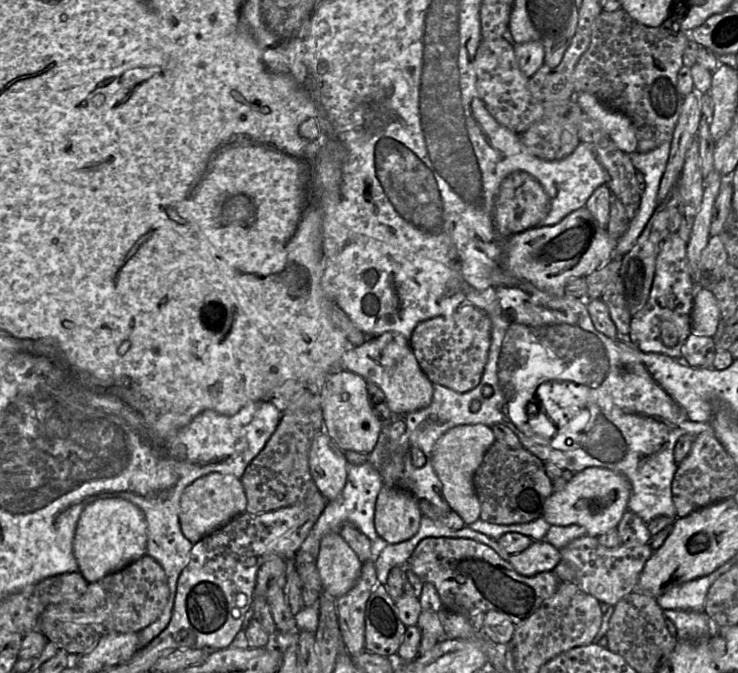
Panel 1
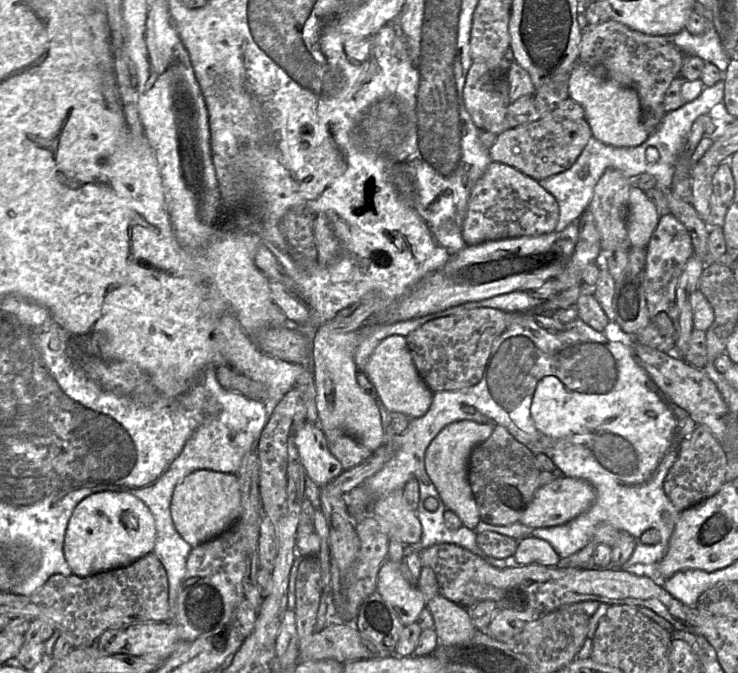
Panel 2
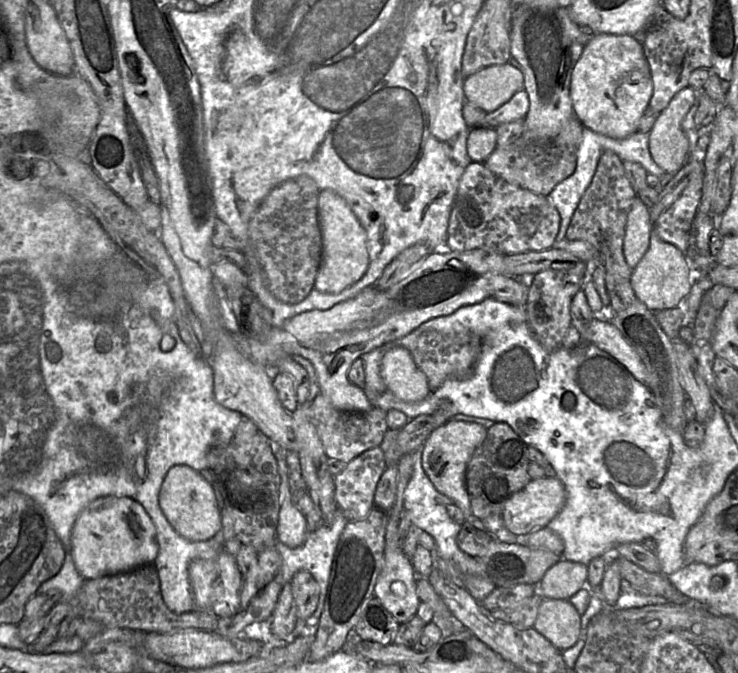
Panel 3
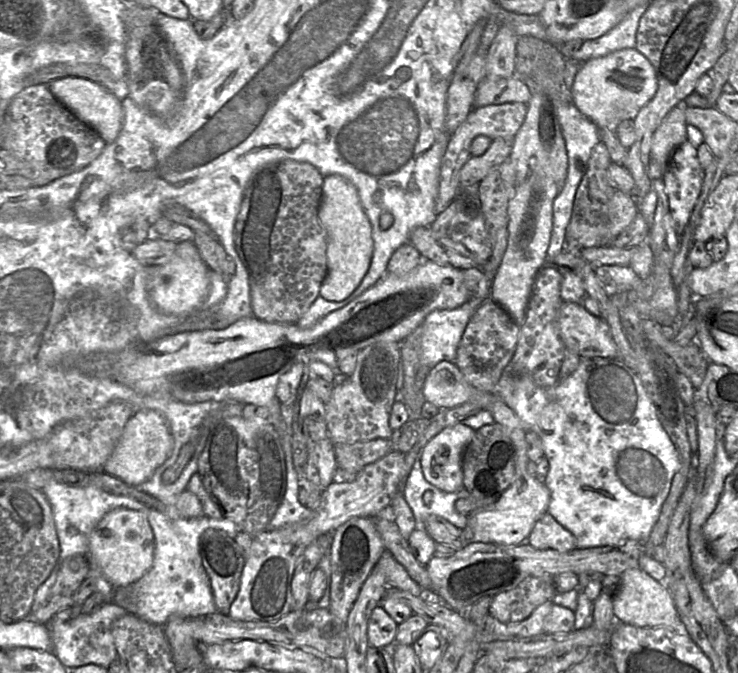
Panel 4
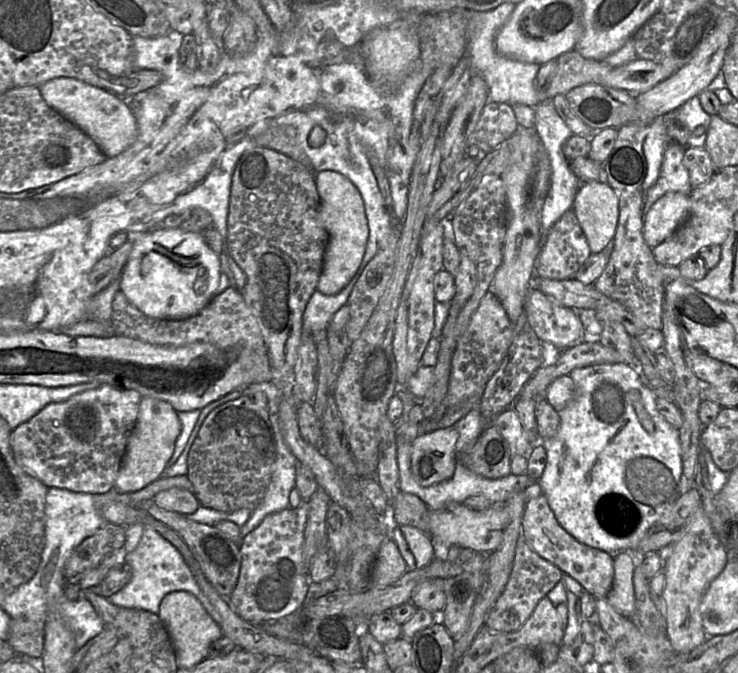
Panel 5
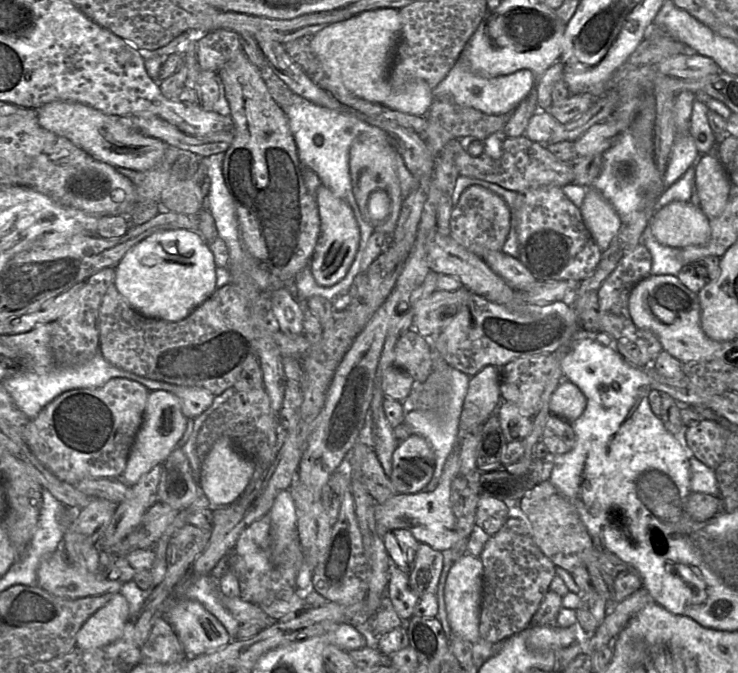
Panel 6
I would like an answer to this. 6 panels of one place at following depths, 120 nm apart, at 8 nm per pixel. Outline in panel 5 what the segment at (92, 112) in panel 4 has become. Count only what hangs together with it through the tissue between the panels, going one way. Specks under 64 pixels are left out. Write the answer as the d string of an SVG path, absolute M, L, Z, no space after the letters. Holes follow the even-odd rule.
M67 77L51 79L40 89L47 105L87 134L100 147L106 158L119 155L135 141L137 123L126 99L108 90Z

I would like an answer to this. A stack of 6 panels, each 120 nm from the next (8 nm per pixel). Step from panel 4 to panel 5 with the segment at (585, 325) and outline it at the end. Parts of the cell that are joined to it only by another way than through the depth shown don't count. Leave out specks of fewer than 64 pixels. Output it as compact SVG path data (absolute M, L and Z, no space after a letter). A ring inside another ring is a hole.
M534 287L526 294L524 313L528 326L536 335L561 352L589 342L585 340L579 312L559 304Z

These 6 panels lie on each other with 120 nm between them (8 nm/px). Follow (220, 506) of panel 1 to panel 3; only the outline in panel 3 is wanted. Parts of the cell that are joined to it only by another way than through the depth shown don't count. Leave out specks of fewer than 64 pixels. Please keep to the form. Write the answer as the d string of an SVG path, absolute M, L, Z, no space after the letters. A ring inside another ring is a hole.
M176 466L168 473L159 496L160 507L173 528L189 541L218 539L222 531L222 516L213 487L199 471Z

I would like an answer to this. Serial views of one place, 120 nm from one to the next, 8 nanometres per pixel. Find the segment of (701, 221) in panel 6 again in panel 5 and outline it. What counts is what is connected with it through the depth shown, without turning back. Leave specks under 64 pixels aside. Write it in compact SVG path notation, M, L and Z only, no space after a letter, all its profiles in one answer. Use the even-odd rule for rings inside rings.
M670 192L659 199L644 216L643 236L650 248L655 248L688 219L690 195Z

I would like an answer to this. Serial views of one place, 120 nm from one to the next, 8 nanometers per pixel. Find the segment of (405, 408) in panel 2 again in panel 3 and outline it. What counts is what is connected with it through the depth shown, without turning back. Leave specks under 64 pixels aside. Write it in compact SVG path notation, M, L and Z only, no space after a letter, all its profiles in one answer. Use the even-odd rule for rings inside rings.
M394 347L385 353L380 373L387 390L405 402L422 401L431 393L426 375L404 347Z

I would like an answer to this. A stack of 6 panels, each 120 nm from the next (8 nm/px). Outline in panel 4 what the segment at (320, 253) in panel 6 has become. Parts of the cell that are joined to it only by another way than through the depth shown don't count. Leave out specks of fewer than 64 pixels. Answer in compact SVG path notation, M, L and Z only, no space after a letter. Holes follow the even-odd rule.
M337 174L324 177L317 216L327 234L327 273L319 295L328 301L342 301L360 284L369 267L373 251L371 225L356 187Z

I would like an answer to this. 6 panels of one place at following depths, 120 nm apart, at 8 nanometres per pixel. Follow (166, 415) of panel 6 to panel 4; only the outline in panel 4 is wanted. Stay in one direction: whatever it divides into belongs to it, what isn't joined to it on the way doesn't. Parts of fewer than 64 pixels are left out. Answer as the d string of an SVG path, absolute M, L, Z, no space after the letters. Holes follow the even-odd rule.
M151 409L134 411L124 427L104 471L129 486L139 486L147 481L153 472L165 462L173 446L174 440L168 423L159 412Z

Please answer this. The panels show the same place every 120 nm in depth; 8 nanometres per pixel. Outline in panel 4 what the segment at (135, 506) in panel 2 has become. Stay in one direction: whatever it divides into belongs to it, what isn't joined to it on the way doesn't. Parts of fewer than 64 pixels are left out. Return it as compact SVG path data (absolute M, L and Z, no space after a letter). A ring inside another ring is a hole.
M116 508L105 514L90 533L87 556L91 565L118 588L136 582L151 568L154 548L154 534L146 512Z

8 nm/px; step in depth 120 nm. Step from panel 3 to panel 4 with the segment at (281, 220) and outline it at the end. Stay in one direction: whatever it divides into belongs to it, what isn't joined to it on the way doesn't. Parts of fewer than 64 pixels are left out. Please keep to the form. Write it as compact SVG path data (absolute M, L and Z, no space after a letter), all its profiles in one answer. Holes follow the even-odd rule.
M282 160L256 171L248 182L235 222L235 247L245 265L255 318L270 323L297 323L313 301L327 273L327 234L318 220L324 177L311 164Z

